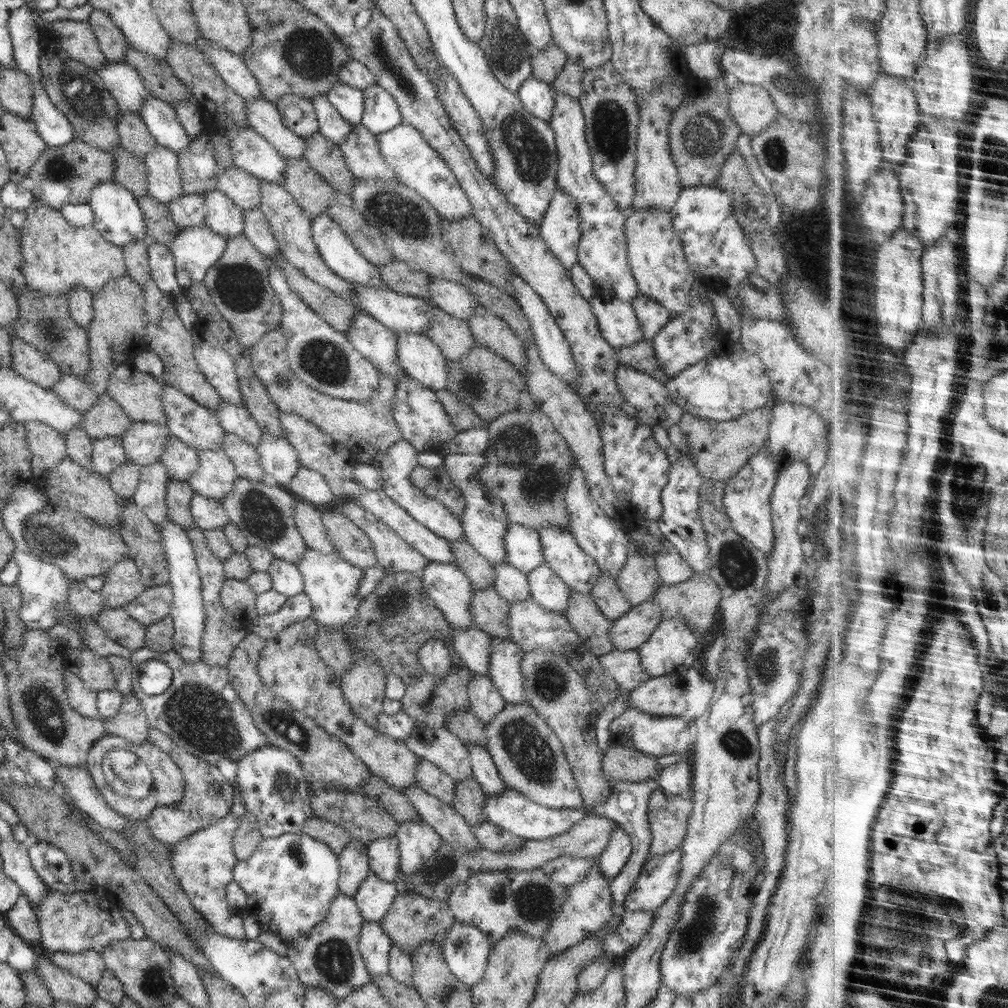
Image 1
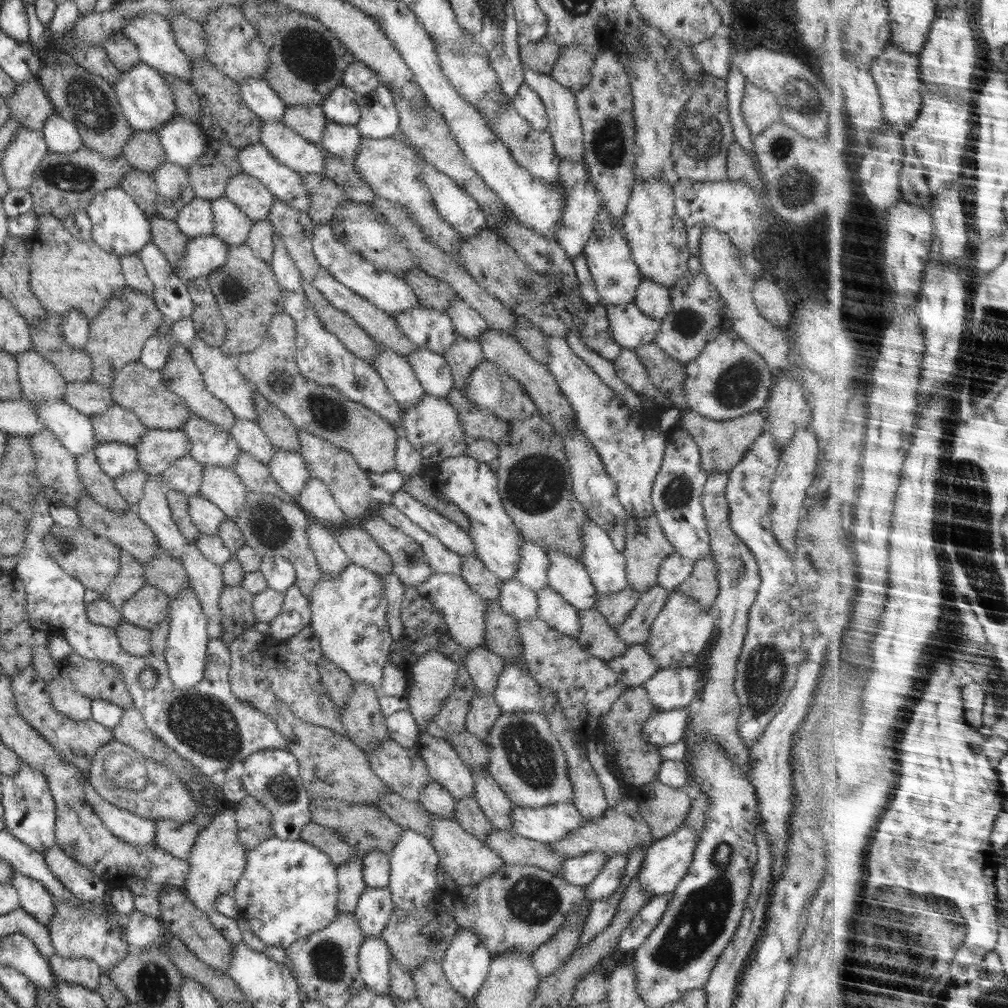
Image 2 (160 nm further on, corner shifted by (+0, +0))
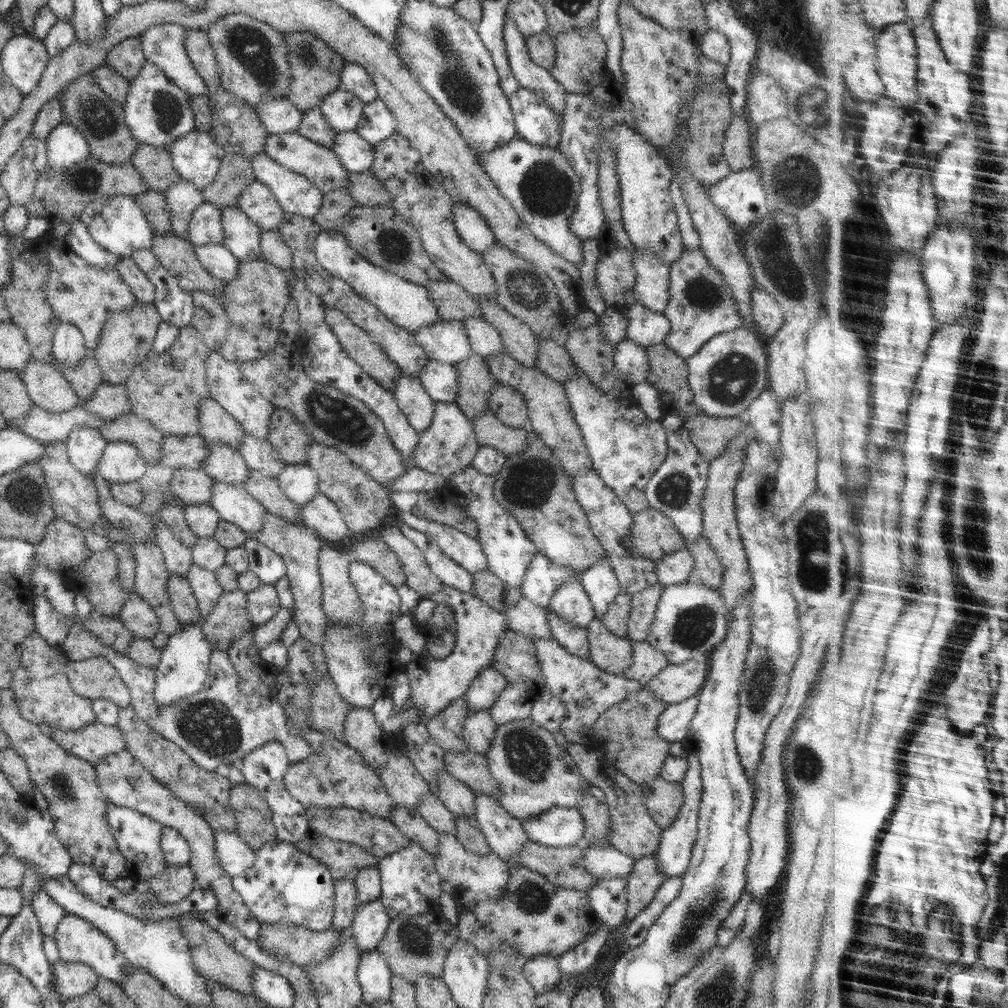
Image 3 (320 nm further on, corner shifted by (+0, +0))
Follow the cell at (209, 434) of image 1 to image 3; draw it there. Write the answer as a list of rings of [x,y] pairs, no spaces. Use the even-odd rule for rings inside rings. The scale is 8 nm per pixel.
[[[208,444],[209,455],[203,464],[203,471],[216,482],[228,485],[244,485],[251,469],[246,466],[238,450],[227,444]]]

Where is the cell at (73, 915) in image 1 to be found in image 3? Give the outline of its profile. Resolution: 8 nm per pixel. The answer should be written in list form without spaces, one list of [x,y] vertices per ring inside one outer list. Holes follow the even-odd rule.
[[[70,913],[64,915],[64,918],[58,923],[53,937],[59,950],[59,959],[92,967],[99,978],[120,984],[120,982],[127,980],[128,975],[133,971],[132,965],[128,963],[124,954],[116,948],[112,940],[103,932],[100,932],[99,928],[92,926],[92,923],[79,916]]]

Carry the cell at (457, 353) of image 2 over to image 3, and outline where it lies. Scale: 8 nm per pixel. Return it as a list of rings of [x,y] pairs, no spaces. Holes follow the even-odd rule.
[[[475,353],[454,366],[460,375],[455,403],[472,421],[489,410],[489,392],[496,380],[488,370],[486,358]]]

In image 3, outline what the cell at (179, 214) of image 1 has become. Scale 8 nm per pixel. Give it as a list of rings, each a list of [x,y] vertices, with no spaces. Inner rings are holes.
[[[202,202],[192,213],[186,239],[196,247],[206,244],[222,245],[224,232],[220,222],[220,209],[209,202]]]

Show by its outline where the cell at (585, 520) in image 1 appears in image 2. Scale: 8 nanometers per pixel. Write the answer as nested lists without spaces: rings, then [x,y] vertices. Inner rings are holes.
[[[591,519],[583,526],[583,551],[580,559],[592,579],[597,595],[612,594],[628,588],[625,556],[614,546],[612,539]]]

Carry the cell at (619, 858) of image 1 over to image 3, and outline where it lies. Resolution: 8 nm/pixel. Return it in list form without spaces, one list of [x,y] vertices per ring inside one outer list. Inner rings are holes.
[[[624,878],[600,879],[587,893],[596,918],[603,922],[610,931],[623,924],[627,911]]]

